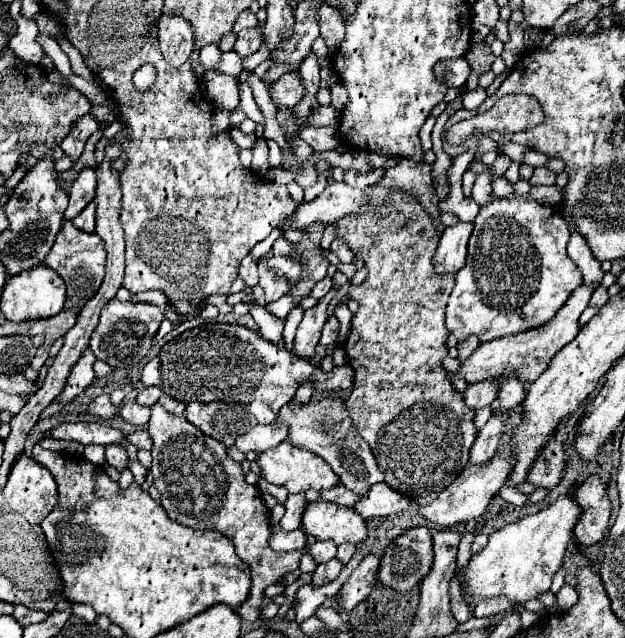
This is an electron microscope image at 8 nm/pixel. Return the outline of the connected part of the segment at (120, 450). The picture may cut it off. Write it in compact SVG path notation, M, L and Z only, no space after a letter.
M107 444L105 446L105 458L111 466L115 466L117 470L123 470L129 462L127 458L127 450L121 444Z

